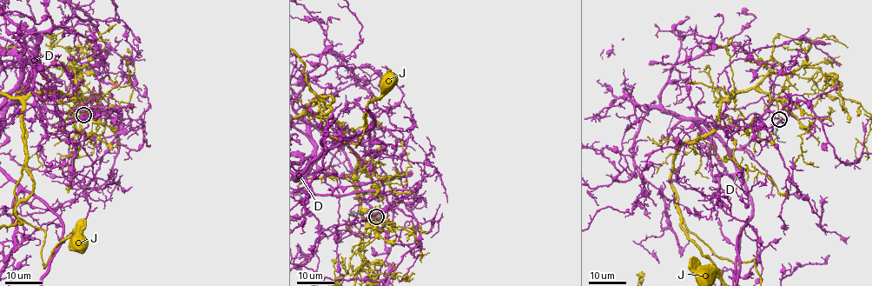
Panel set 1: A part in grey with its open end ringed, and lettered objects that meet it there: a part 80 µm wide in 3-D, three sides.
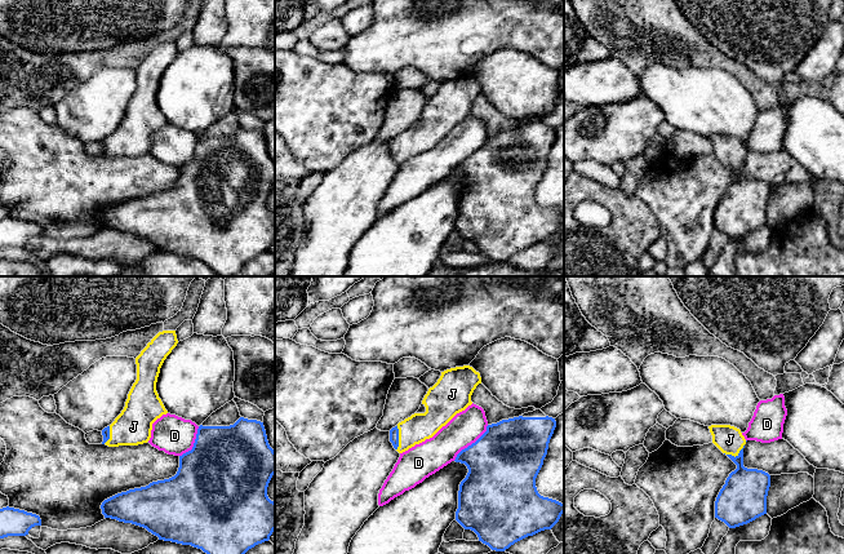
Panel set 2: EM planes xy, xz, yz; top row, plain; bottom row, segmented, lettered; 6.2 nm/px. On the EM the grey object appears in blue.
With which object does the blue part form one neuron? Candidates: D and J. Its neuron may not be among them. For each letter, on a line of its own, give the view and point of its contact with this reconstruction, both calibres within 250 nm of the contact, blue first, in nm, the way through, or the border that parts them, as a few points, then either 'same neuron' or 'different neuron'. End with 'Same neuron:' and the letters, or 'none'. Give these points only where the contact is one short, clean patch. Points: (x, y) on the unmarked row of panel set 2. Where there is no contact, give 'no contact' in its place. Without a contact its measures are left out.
D: contact xz (472, 154); calibres 440 and 200 nm; different neuron
J: contact xz (398, 149); calibres 60 and 180 nm; same neuron
Same neuron: J

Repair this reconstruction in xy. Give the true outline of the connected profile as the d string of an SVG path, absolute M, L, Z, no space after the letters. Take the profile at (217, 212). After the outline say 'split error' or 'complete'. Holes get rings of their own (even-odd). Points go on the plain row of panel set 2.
M240 128L230 137L200 136L192 160L179 167L174 187L117 204L105 210L101 220L105 229L143 238L159 251L191 256L201 260L219 276L232 276L249 260L268 252L275 241L275 213L267 207L274 185L275 161L268 155L263 133Z; complete

